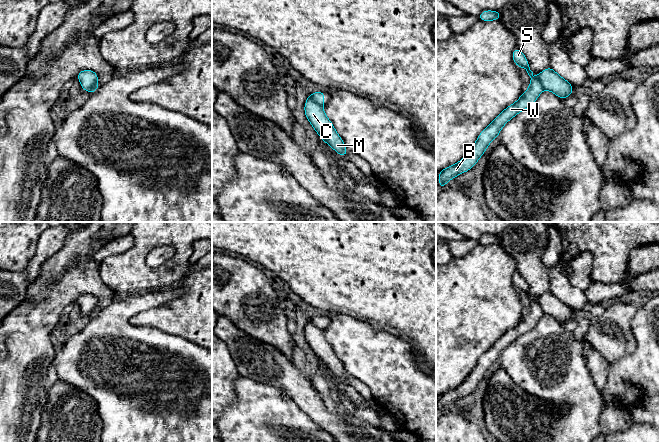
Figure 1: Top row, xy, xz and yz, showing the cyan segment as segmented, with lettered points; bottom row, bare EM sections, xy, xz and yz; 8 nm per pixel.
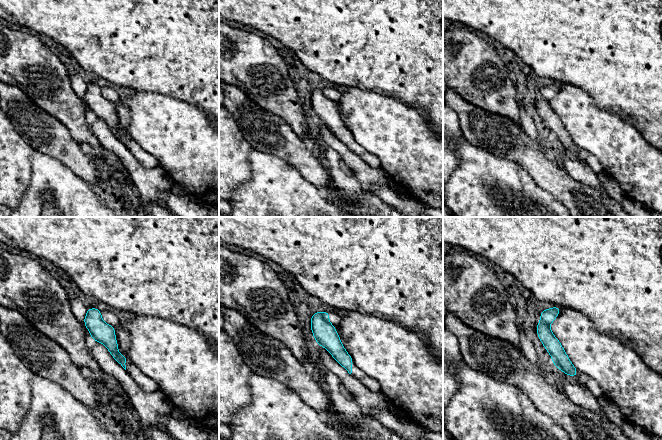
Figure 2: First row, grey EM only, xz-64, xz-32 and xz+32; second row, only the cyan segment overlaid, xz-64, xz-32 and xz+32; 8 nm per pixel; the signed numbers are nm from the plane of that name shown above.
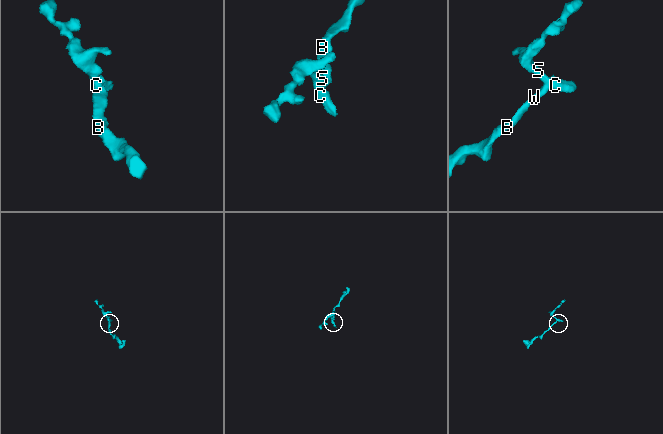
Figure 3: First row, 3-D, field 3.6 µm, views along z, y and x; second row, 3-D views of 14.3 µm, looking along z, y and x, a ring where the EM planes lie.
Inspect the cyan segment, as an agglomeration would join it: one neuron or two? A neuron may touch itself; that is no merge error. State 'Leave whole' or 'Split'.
Split

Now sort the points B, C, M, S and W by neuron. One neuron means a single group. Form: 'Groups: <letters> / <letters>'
Groups: B W / C M S

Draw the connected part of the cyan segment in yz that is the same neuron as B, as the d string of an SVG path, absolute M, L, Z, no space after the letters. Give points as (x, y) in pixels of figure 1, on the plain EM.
M531 303L529 312L522 317L520 322L503 334L478 360L475 368L471 371L463 383L452 390L438 396L439 412L445 412L445 408L461 397L469 395L484 378L490 366L497 362L502 351L521 335L529 332L539 321L543 311L537 303Z

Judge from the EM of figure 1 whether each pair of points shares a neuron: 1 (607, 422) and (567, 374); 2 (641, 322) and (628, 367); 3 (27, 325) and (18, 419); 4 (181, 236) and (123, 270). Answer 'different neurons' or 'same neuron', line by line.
1: different neurons
2: same neuron
3: same neuron
4: same neuron

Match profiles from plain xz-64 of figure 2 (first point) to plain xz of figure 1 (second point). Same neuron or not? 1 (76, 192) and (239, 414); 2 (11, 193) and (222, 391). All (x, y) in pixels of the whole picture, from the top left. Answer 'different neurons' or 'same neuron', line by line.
1: same neuron
2: same neuron

